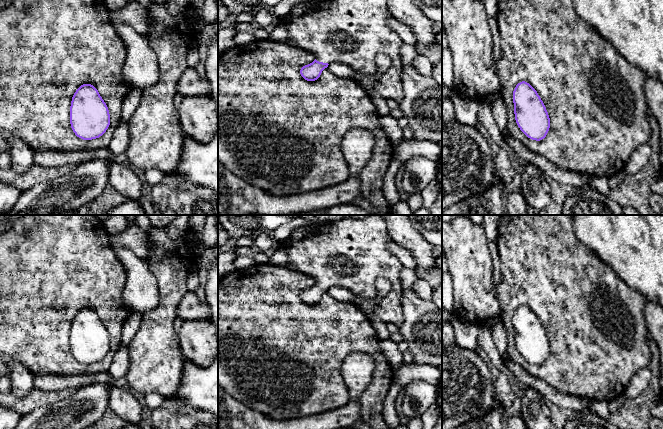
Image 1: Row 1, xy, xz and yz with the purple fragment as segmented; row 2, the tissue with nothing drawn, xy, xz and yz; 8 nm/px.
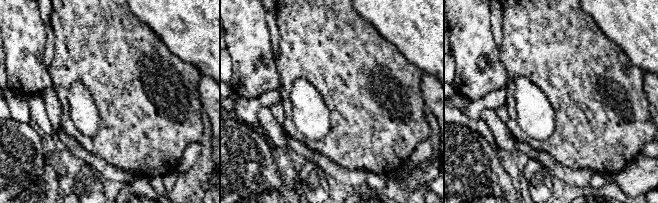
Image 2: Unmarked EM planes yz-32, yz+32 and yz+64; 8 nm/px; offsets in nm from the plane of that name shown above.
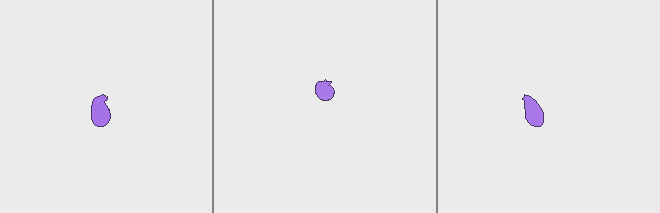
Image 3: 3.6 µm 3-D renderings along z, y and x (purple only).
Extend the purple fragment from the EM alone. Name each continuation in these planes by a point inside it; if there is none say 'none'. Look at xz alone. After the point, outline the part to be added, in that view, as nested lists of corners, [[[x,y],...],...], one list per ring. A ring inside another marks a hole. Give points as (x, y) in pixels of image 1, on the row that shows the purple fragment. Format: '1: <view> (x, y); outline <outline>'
1: xz (353, 32); outline [[[310,0],[296,4],[280,19],[280,24],[286,27],[289,39],[296,46],[311,52],[319,62],[339,62],[361,73],[374,75],[377,74],[376,56],[381,53],[389,56],[392,64],[379,76],[375,89],[382,97],[401,103],[404,99],[401,80],[404,67],[400,58],[403,41],[389,27],[390,18],[386,0]]]

